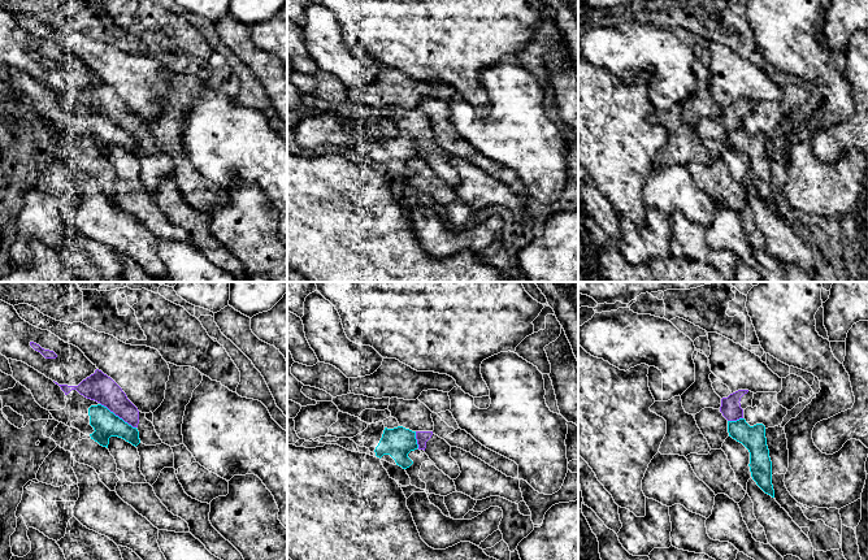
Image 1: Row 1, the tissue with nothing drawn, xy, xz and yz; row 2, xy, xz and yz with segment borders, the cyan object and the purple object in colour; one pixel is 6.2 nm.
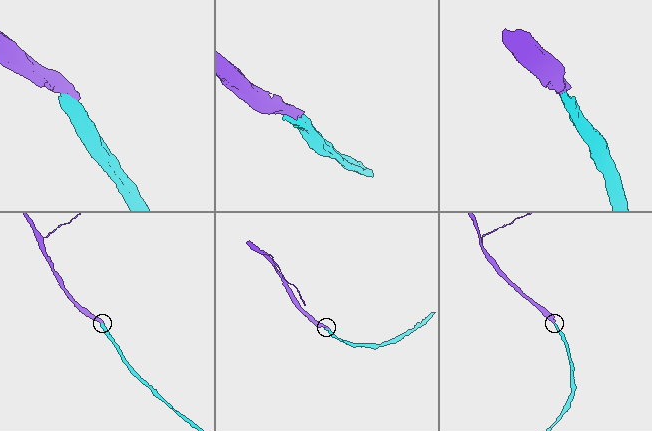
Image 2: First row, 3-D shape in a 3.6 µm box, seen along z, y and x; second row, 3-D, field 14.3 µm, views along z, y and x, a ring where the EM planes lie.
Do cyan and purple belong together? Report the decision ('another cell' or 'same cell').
another cell

